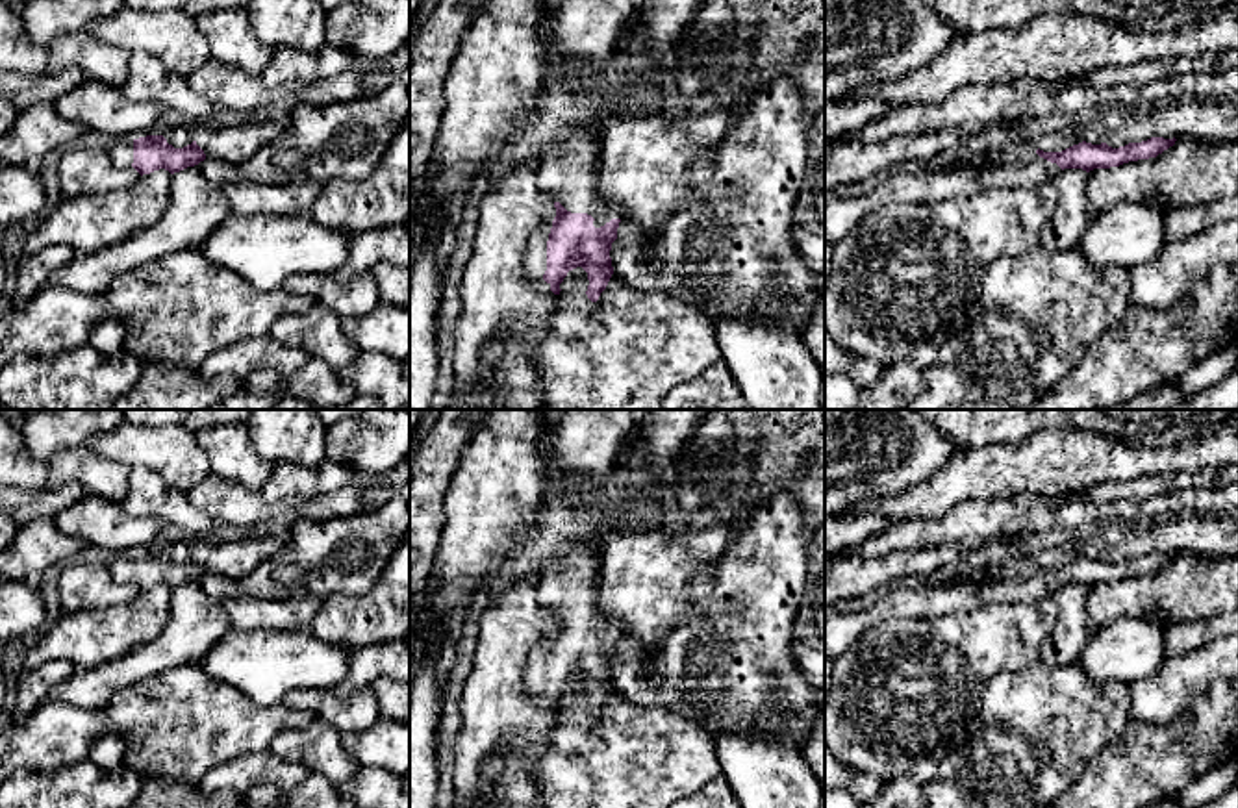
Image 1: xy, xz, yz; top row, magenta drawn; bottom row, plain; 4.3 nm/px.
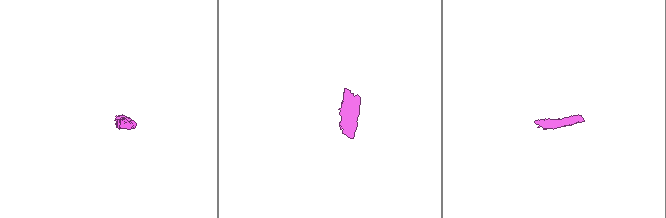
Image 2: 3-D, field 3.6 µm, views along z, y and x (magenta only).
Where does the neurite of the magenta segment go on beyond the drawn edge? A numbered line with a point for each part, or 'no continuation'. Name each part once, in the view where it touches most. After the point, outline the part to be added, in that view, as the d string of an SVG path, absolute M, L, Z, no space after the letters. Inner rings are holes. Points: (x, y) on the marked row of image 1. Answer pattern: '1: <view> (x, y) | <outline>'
1: xz (569, 173) | M573 124L536 170L537 187L571 213L591 215L600 228L621 213L600 195L600 124Z

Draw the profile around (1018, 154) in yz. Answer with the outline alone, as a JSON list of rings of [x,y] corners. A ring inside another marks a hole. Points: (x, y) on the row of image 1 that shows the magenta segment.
[[[1017,141],[1014,146],[995,146],[988,148],[975,159],[958,159],[953,167],[1001,167],[1001,165],[1025,165],[1038,146],[1030,143]]]

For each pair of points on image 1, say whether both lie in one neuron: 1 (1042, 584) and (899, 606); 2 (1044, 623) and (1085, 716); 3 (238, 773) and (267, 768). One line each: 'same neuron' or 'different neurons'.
1: same neuron
2: different neurons
3: same neuron

